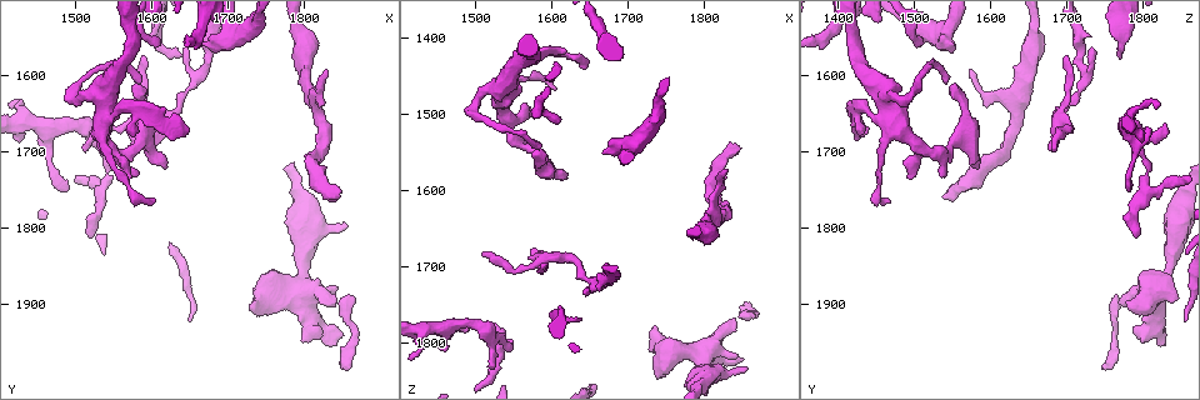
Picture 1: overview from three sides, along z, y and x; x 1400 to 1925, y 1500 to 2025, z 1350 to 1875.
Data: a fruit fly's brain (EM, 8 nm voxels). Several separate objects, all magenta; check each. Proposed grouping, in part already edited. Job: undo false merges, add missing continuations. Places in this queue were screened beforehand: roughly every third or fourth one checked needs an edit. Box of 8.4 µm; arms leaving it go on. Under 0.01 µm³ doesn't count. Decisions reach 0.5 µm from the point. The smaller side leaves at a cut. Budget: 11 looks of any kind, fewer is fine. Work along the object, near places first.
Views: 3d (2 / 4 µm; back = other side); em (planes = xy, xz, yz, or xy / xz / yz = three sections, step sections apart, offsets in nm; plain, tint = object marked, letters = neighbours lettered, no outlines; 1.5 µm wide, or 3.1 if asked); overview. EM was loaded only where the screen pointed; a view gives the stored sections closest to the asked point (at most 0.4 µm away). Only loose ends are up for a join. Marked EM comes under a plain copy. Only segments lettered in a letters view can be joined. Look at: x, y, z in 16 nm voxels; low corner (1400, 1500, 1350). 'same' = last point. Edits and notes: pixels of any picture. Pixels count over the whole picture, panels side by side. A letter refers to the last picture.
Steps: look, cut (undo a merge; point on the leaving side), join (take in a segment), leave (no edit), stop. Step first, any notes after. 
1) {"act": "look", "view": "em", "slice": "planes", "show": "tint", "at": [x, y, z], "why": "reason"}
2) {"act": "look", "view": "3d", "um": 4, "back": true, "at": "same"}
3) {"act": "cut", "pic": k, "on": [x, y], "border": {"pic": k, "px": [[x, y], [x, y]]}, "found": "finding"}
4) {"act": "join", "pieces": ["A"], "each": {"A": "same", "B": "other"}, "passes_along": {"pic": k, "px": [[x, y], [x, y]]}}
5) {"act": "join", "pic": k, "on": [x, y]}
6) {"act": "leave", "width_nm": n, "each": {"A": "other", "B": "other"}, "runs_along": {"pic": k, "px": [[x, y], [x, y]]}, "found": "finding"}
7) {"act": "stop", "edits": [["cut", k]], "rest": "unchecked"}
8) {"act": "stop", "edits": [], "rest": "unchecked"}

{"act": "look", "view": "em", "slice": "yz", "step": 8, "show": "letters", "at": [1635, 1570, 1770], "why": "an open end"}

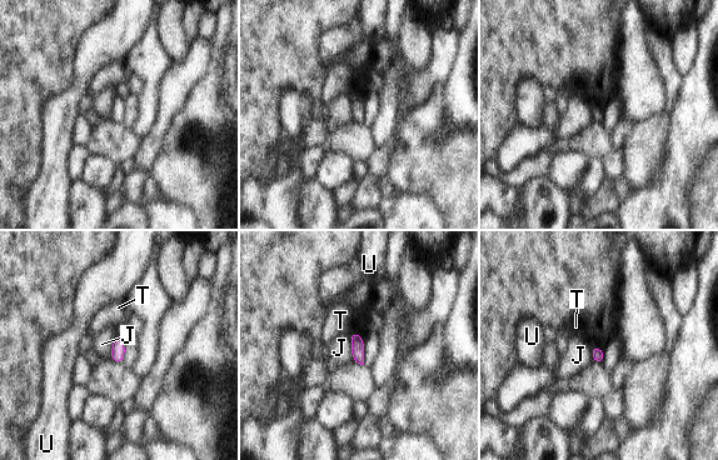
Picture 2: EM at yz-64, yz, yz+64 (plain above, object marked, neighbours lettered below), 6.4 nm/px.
{"act": "leave", "each": {"J": "other", "T": "other", "U": "other"}, "border": {"pic": 2, "px": [[348, 335], [353, 360]]}, "found": "no lettered segment goes on from it"}

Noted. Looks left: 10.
{"act": "look", "view": "3d", "um": 4, "at": [1610, 1545, 1510], "why": "an open end"}

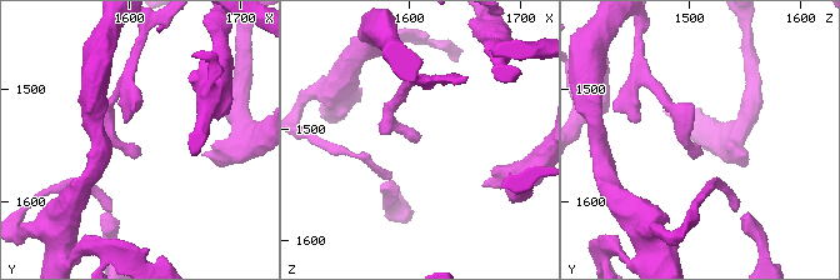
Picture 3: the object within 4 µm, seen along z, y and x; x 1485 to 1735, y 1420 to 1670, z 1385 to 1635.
{"act": "look", "view": "em", "slice": "xz", "step": 8, "show": "letters", "at": [1610, 1548, 1510]}

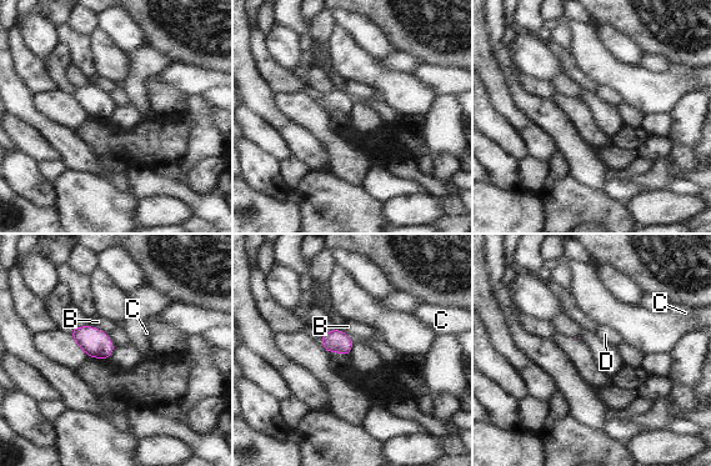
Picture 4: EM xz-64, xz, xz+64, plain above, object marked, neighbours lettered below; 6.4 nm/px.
{"act": "look", "view": "em", "slice": "planes", "show": "letters", "at": "same", "why": "cut it another way"}

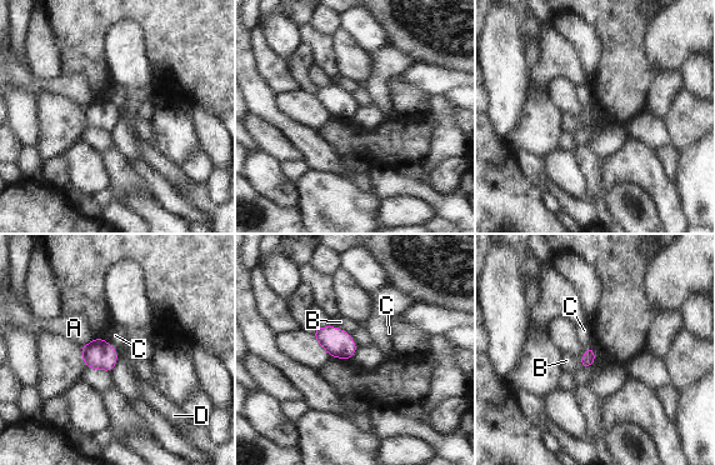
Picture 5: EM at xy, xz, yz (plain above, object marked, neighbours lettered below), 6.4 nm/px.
{"act": "leave", "each": {"A": "other", "B": "other", "C": "other", "D": "other"}, "border": {"pic": 5, "px": [[101, 338], [118, 350]]}, "found": "no lettered segment goes on from it"}

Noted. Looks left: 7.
{"act": "look", "view": "em", "slice": "planes", "show": "tint", "at": [1845, 1755, 1545], "why": "end of a long branch"}

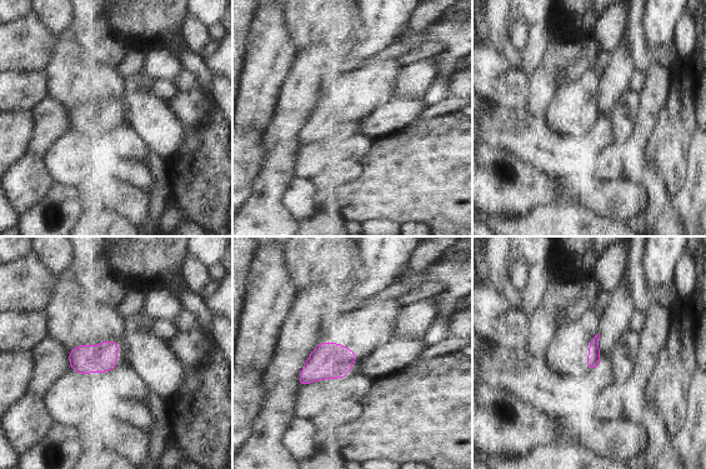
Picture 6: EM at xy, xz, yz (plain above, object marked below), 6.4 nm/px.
{"act": "look", "view": "em", "slice": "planes", "show": "letters", "at": "same", "why": "see the neighbours"}

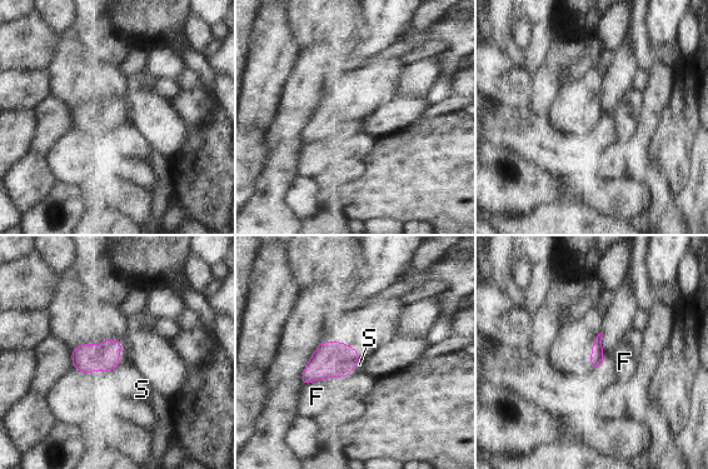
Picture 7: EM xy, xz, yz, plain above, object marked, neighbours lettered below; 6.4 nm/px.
{"act": "join", "pieces": ["S"], "each": {"F": "other", "S": "same"}, "passes_along": {"pic": 7, "px": [[597, 358], [602, 363], [604, 369]]}, "found": "it goes on there"}

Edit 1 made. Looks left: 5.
{"act": "look", "view": "3d", "um": 2, "at": [1850, 1980, 1750], "why": "thin end"}

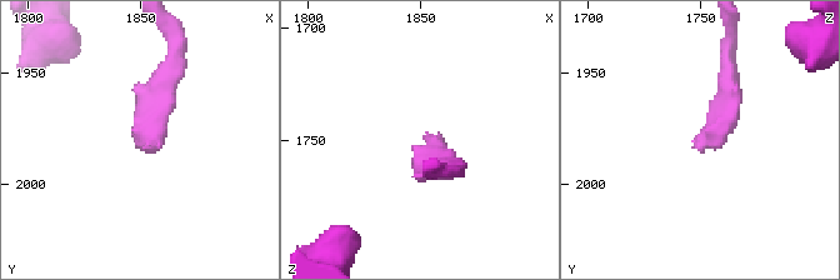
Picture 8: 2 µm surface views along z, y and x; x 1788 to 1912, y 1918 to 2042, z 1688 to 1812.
{"act": "look", "view": "em", "slice": "planes", "show": "letters", "at": [1855, 1982, 1747], "why": "now the EM"}

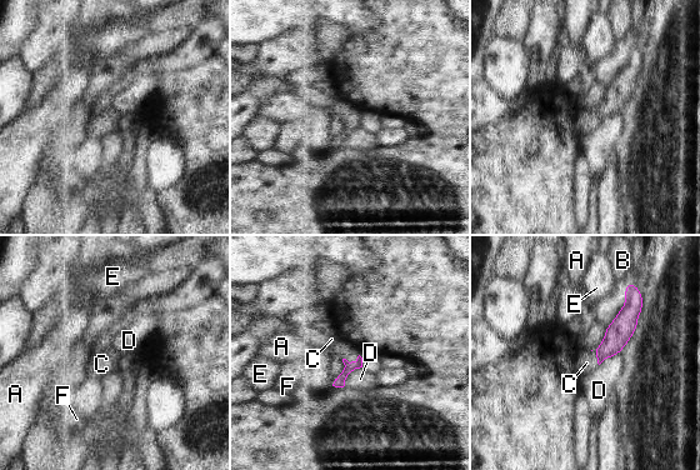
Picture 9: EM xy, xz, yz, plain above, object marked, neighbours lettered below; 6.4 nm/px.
{"act": "join", "pieces": ["C"], "each": {"A": "other", "B": "other", "C": "same", "D": "other", "E": "other", "F": "other"}, "passes_along": {"pic": 9, "px": [[340, 380], [351, 363], [331, 339]]}, "found": "the neuron continues"}

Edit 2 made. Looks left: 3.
{"act": "stop", "edits": [["join", 7], ["join", 9]], "rest": "unchecked"}

